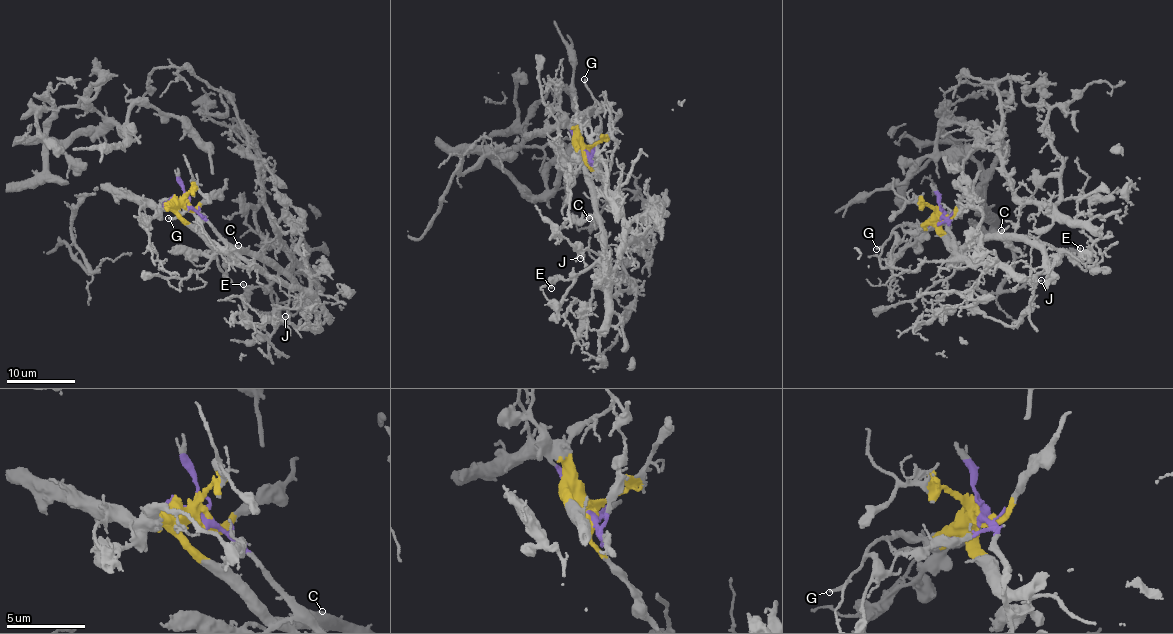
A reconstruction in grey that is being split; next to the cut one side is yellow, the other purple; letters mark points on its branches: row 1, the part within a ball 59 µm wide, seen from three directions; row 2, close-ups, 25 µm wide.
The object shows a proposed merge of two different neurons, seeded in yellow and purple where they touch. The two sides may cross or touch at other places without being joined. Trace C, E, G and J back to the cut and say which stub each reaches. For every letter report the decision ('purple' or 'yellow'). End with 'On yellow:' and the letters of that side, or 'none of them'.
C: yellow
E: yellow
G: yellow
J: yellow
On yellow: C, E, G, J

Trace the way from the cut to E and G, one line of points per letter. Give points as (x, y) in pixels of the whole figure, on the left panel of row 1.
E: (183, 202), (177, 214), (216, 247), (258, 257), (280, 268), (269, 285), (246, 291), (242, 284)
G: (183, 202), (166, 205), (168, 201), (177, 202), (183, 209), (180, 214), (168, 218)

